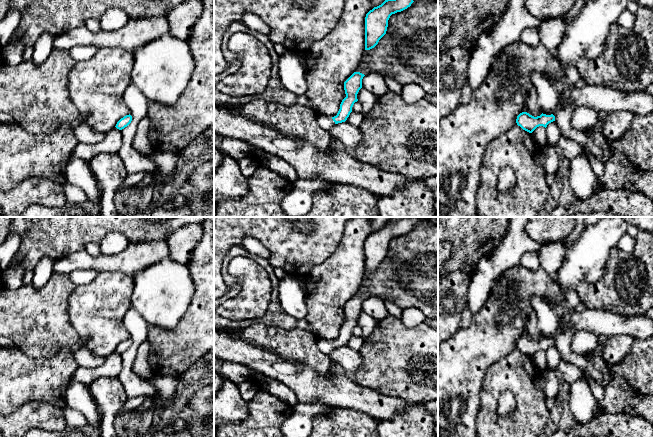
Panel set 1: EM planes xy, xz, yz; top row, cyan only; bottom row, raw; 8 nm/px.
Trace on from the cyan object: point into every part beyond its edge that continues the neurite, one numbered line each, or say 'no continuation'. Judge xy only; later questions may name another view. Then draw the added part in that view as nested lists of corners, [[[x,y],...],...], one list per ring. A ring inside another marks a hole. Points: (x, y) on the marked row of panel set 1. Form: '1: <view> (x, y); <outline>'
no continuation

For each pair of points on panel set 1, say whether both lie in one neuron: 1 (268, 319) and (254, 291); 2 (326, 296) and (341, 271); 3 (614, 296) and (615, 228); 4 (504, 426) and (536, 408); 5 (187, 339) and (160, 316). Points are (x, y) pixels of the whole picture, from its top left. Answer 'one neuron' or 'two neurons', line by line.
1: two neurons
2: one neuron
3: two neurons
4: one neuron
5: two neurons

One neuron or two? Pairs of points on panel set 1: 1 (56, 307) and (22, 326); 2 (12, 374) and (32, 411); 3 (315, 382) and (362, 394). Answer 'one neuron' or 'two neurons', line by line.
1: one neuron
2: two neurons
3: one neuron

